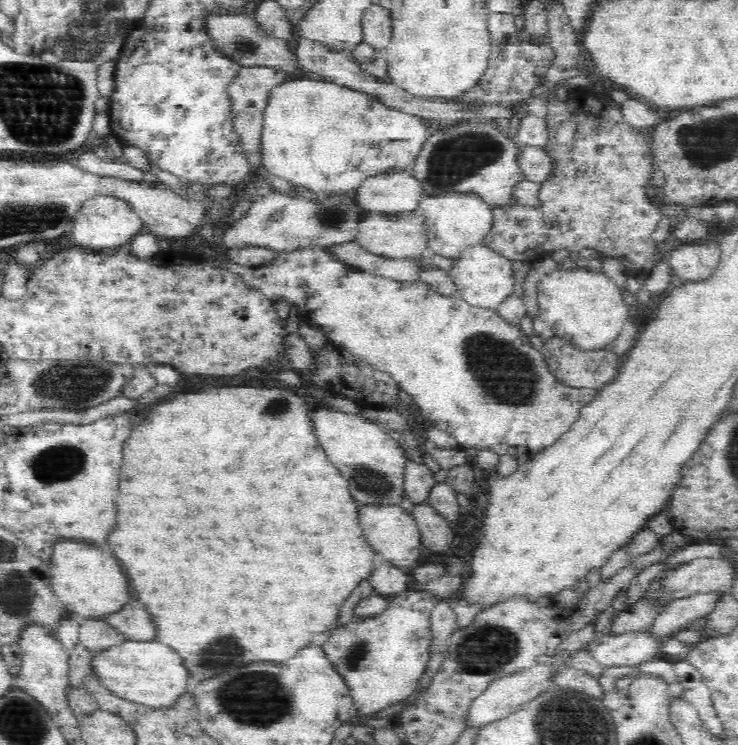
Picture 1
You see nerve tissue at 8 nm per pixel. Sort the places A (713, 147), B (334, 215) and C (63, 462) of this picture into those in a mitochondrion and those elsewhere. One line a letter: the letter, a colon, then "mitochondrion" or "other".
A: mitochondrion
B: mitochondrion
C: mitochondrion

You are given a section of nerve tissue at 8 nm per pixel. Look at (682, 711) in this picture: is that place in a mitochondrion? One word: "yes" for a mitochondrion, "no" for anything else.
no

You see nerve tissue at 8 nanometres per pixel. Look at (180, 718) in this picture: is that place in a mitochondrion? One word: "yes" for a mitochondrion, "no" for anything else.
no

